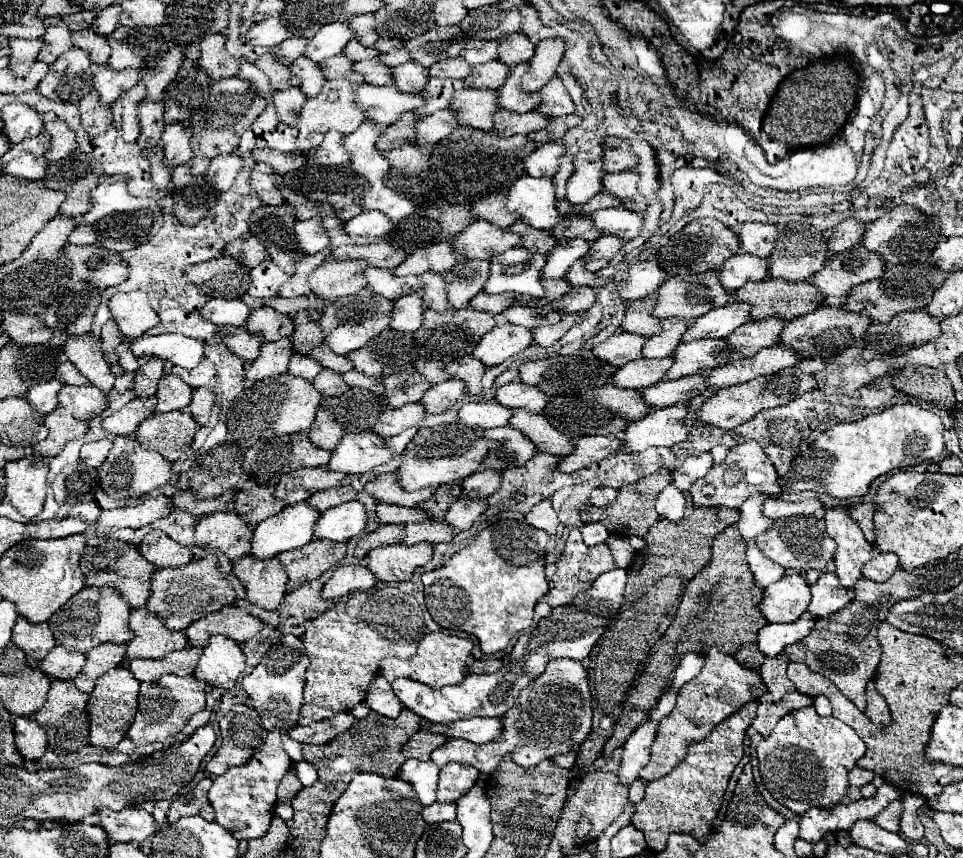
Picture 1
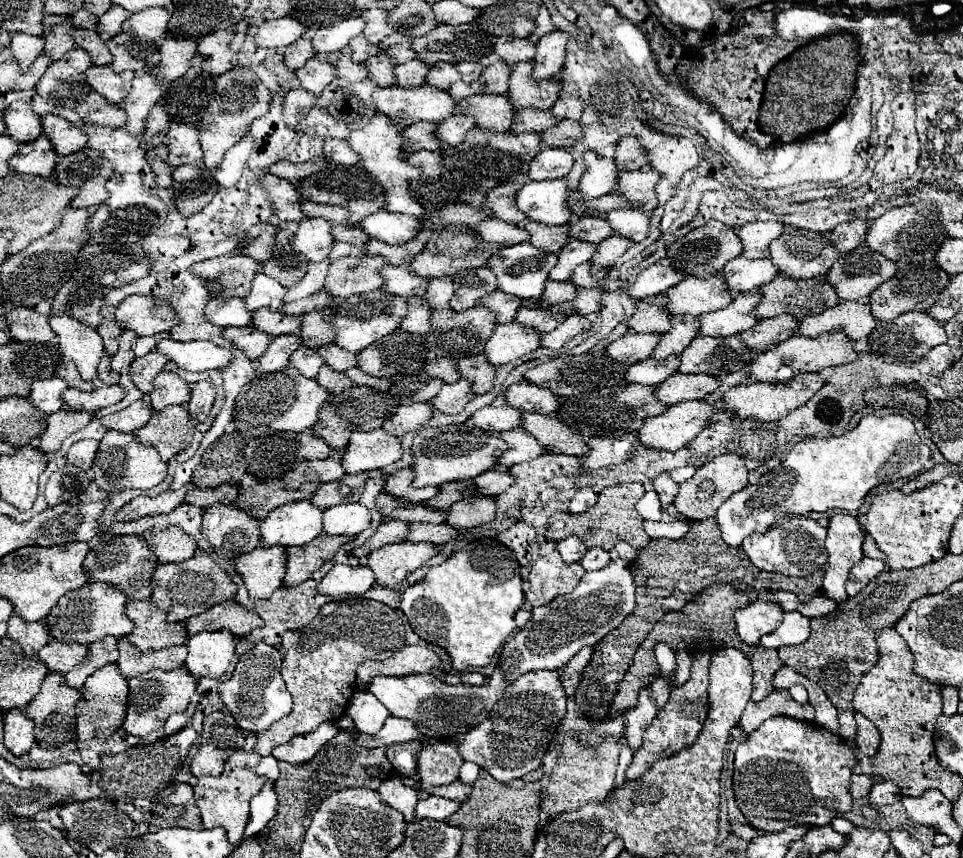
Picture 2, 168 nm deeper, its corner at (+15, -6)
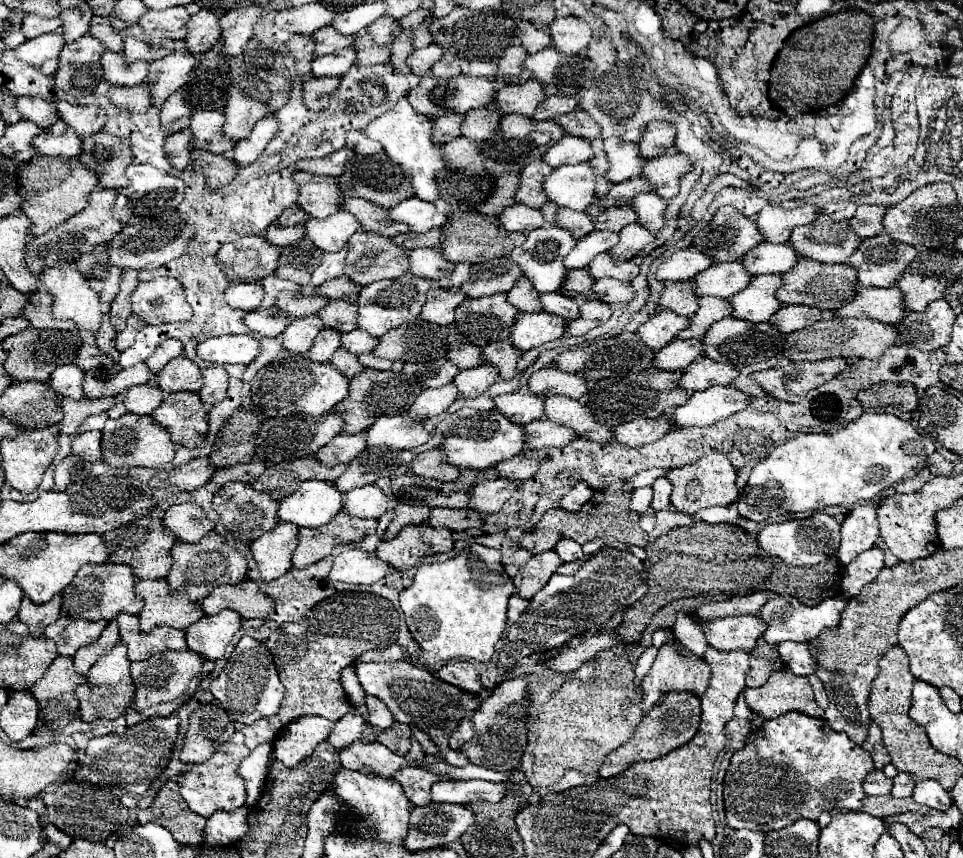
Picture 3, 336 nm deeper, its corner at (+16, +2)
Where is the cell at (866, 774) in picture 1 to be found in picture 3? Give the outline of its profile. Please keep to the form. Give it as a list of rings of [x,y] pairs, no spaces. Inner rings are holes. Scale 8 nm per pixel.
[[[874,770],[864,780],[864,790],[870,796],[884,796],[884,794],[890,794],[892,784],[894,784],[892,778],[886,778],[884,772],[880,772],[880,770]]]

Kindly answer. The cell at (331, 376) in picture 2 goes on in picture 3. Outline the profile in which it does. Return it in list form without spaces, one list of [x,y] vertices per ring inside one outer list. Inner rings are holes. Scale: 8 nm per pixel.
[[[338,348],[336,354],[332,356],[332,364],[334,364],[340,372],[348,374],[348,378],[352,378],[352,376],[356,376],[358,372],[364,370],[364,366],[358,362],[358,358],[356,358],[354,354],[350,354],[348,350],[342,350],[342,348]]]

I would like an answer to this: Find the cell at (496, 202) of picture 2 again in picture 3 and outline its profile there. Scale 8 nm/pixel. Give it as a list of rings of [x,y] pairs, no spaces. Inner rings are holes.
[[[532,160],[524,172],[520,174],[520,188],[516,192],[516,202],[522,202],[532,208],[542,208],[548,202],[548,196],[544,196],[542,182],[552,172],[552,168],[542,160]]]

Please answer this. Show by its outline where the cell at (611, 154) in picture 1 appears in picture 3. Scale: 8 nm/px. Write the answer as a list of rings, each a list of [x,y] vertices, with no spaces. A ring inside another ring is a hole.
[[[650,122],[638,144],[642,156],[650,160],[662,156],[668,148],[672,148],[674,140],[676,140],[676,126],[668,122]]]

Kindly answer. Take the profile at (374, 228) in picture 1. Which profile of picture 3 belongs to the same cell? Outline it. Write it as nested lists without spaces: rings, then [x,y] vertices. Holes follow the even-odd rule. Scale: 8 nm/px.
[[[416,196],[390,208],[390,216],[392,220],[408,224],[412,232],[428,232],[432,228],[444,226],[448,220],[448,214],[438,212],[434,202],[424,202]]]

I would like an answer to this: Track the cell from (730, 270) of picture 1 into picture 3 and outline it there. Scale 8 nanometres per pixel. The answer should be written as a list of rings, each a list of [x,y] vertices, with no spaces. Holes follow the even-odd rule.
[[[762,242],[752,248],[744,258],[742,264],[750,274],[784,274],[798,262],[798,254],[792,244],[768,244]]]

